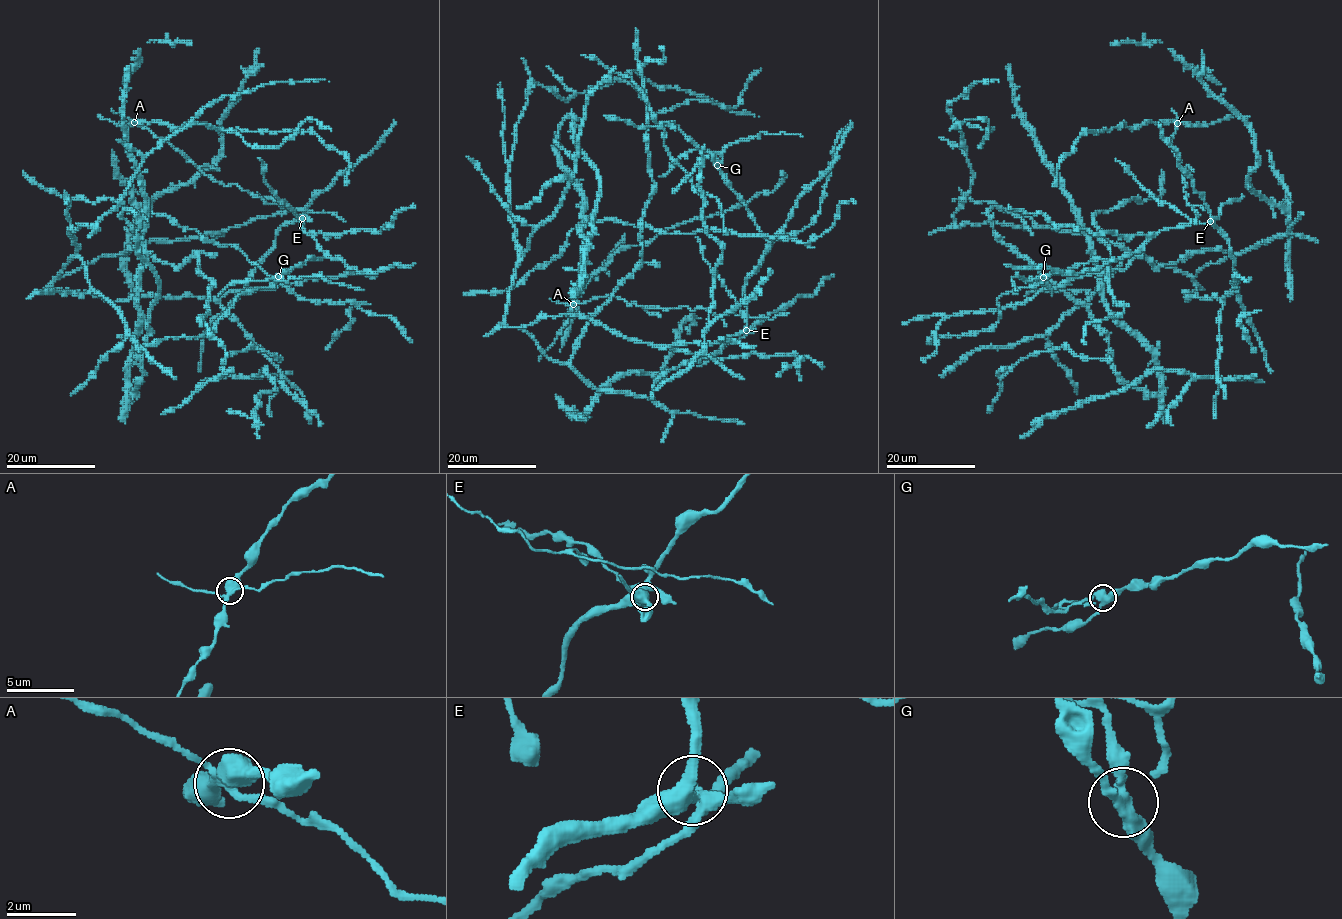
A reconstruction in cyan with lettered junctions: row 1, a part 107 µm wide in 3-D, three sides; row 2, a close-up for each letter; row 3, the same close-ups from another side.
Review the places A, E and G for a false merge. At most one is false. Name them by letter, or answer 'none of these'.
G

